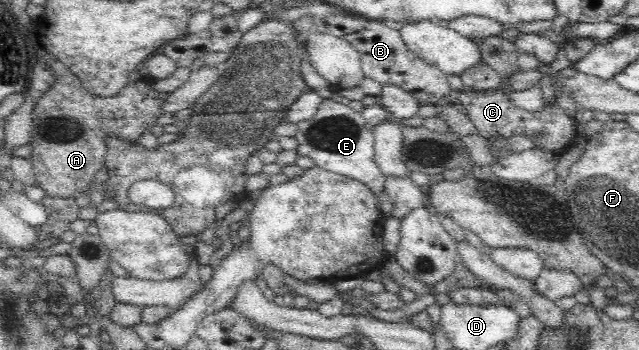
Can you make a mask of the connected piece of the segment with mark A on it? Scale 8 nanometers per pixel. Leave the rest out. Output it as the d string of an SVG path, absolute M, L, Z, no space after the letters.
M41 56L47 62L47 67L55 71L55 84L51 85L49 92L38 98L32 112L32 127L30 132L29 145L33 147L30 160L33 164L36 185L57 198L77 198L78 194L91 194L91 184L95 174L106 168L105 156L107 153L106 139L119 137L127 141L139 141L145 130L157 125L157 118L163 113L163 103L168 99L169 93L154 90L149 79L140 77L136 80L129 80L126 86L115 96L95 96L83 88L81 79L77 78L69 68L59 59L53 56Z

